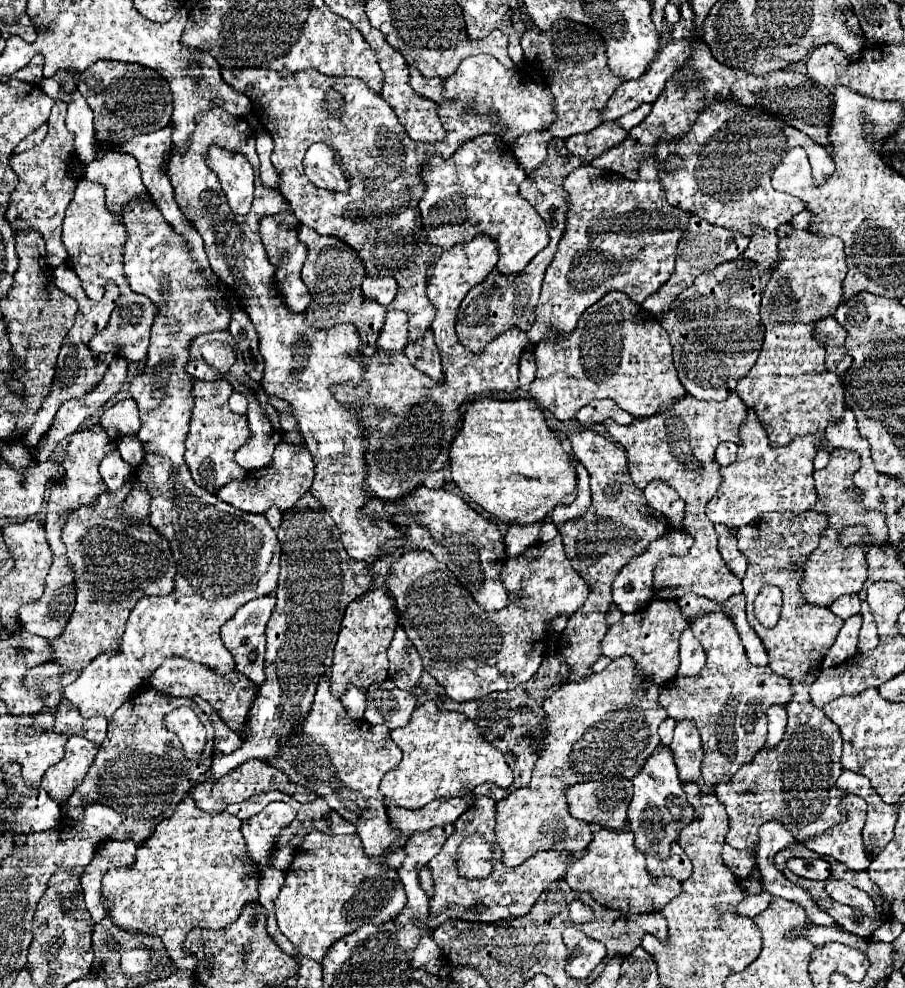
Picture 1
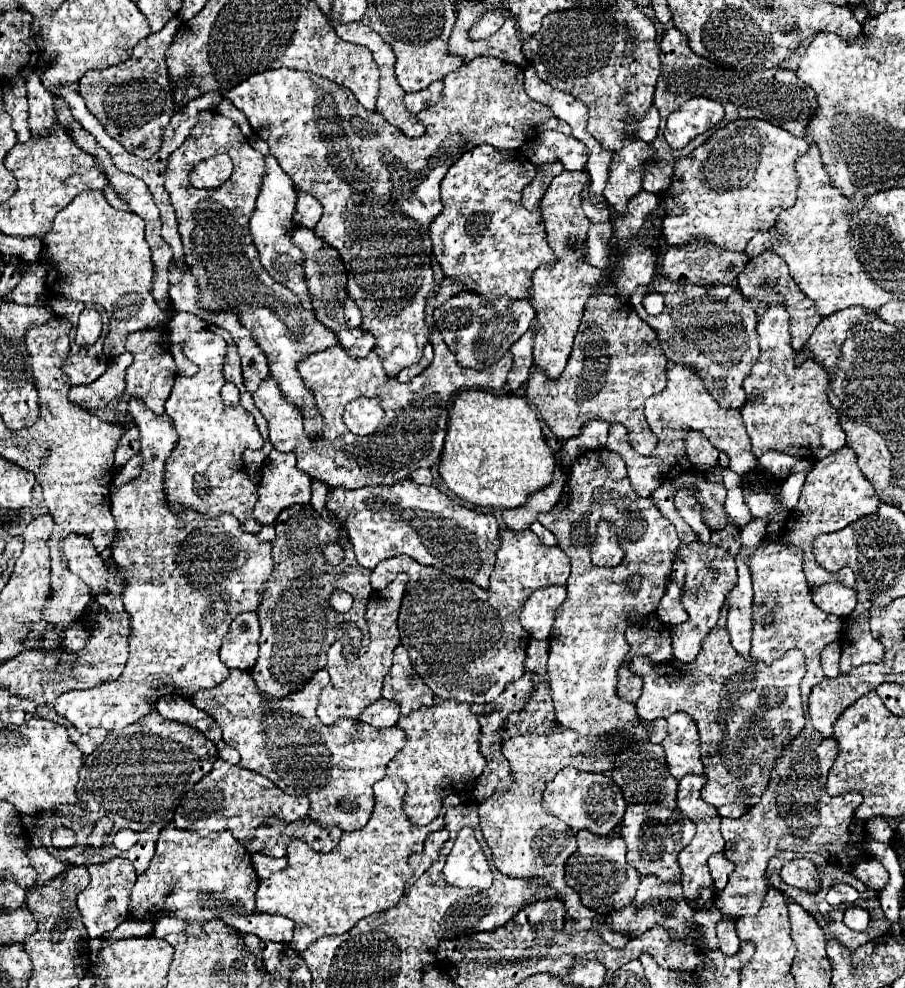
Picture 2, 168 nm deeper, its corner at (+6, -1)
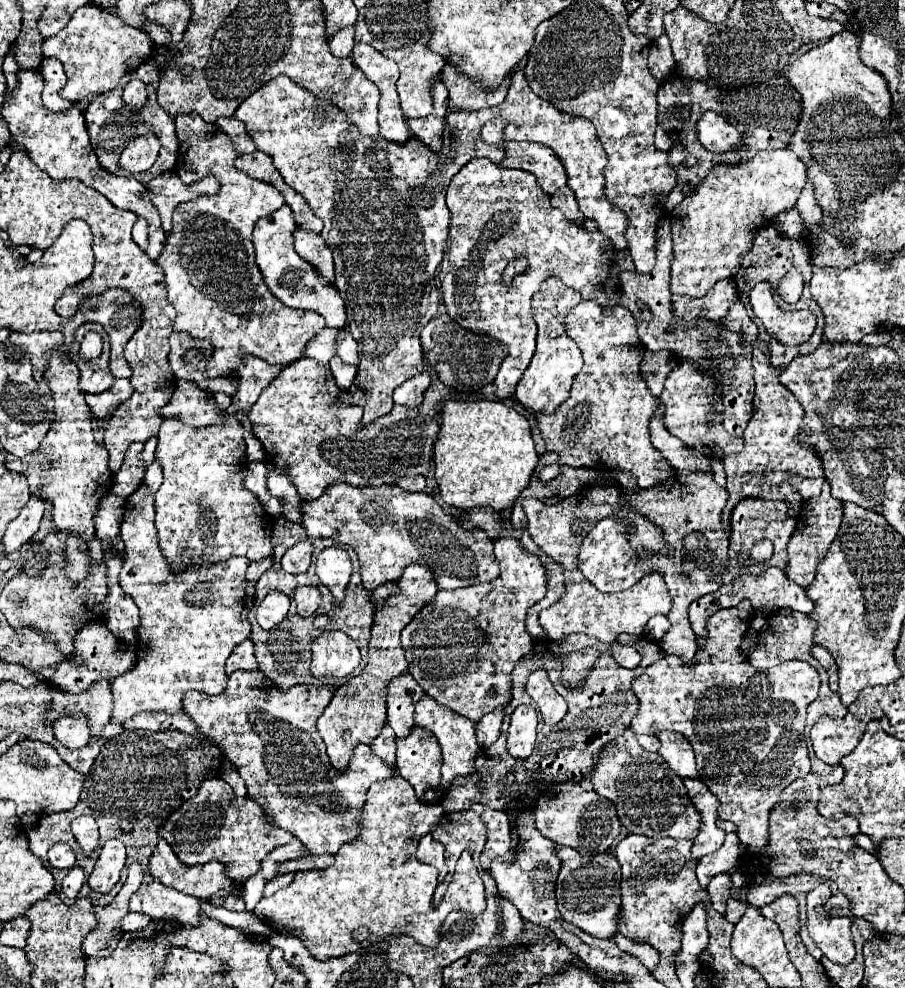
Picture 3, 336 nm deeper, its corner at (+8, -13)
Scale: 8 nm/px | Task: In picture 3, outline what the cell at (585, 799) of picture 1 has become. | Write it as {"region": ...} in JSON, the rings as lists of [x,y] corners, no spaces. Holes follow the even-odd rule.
{"region":[[[556,784],[536,800],[534,808],[536,828],[560,846],[570,846],[584,854],[608,852],[616,836],[620,834],[620,822],[614,804],[594,790],[586,790],[580,784]]]}

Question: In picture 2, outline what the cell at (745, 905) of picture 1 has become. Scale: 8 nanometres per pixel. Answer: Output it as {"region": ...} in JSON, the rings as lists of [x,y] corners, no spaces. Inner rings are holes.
{"region":[[[720,920],[718,922],[718,940],[722,954],[734,954],[738,950],[738,936],[734,932],[734,920]]]}

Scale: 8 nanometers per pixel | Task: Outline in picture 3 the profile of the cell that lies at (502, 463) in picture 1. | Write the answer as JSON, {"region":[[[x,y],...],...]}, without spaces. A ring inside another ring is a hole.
{"region":[[[448,400],[442,408],[442,424],[434,442],[434,468],[440,496],[446,504],[472,510],[494,508],[510,510],[524,488],[528,488],[538,466],[528,420],[502,402]]]}

